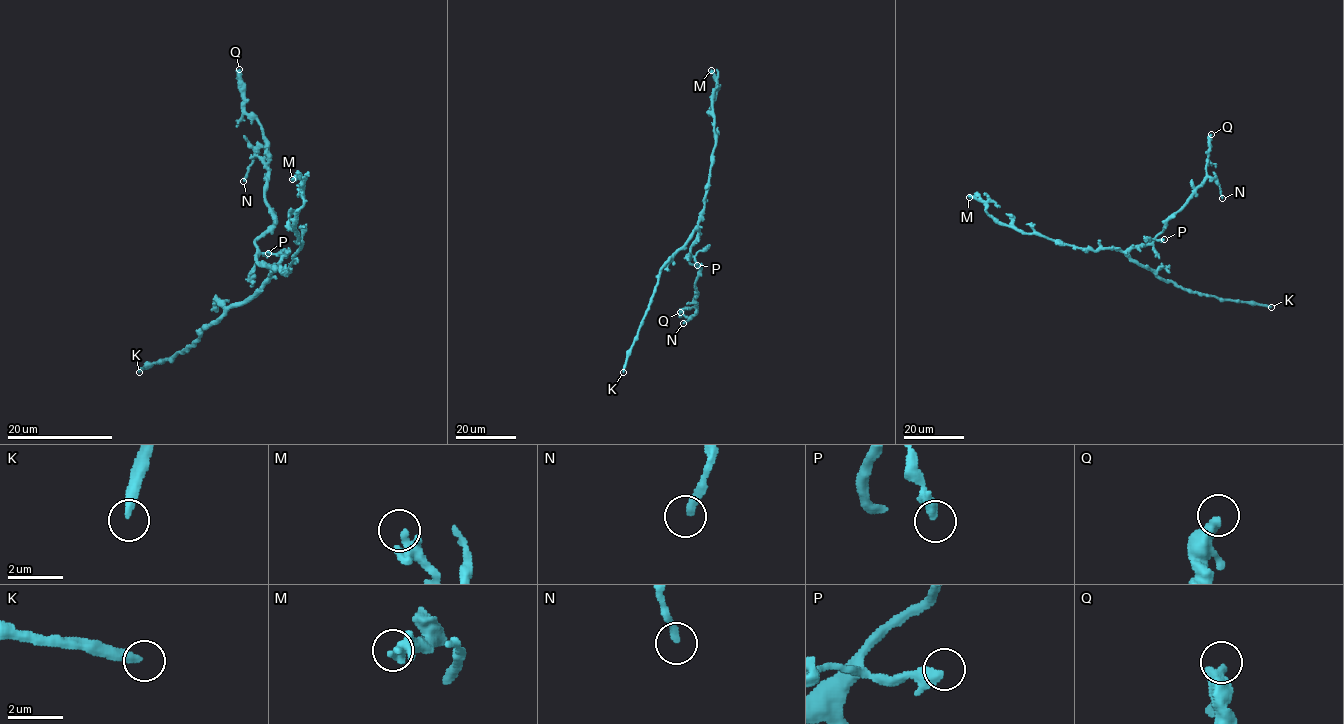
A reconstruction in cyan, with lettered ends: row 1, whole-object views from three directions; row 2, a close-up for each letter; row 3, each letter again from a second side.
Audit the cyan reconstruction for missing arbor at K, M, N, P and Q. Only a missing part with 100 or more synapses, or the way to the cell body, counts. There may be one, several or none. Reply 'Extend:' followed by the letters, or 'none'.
Extend: none

